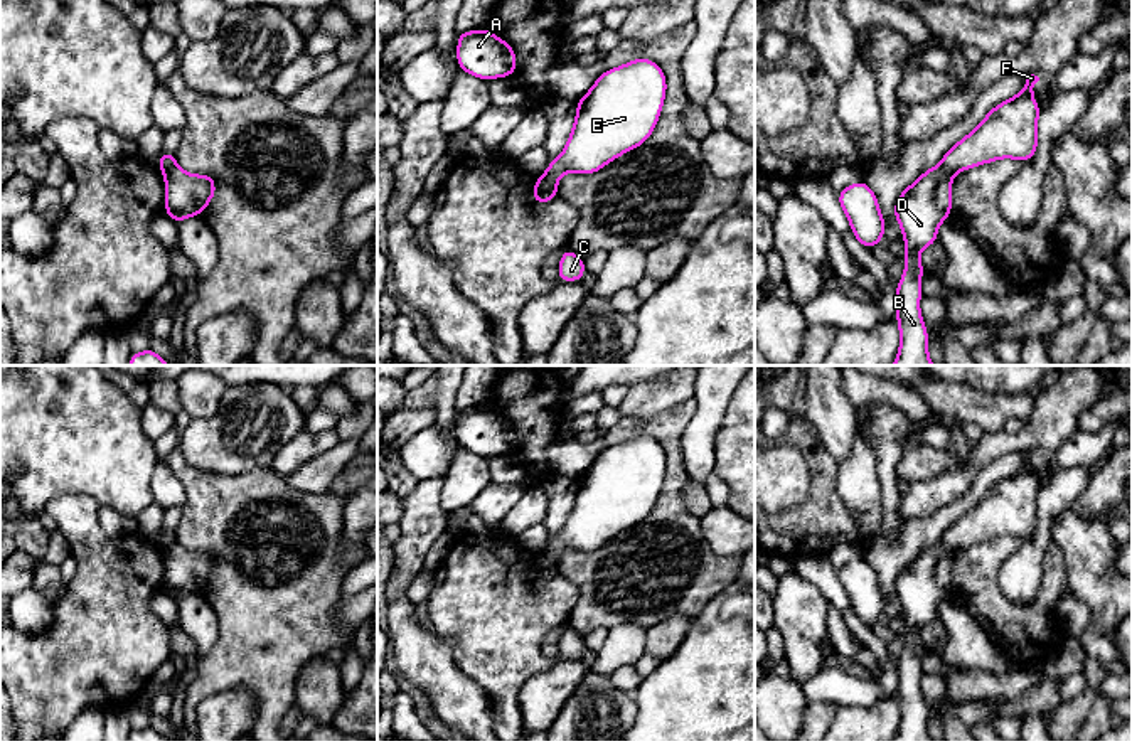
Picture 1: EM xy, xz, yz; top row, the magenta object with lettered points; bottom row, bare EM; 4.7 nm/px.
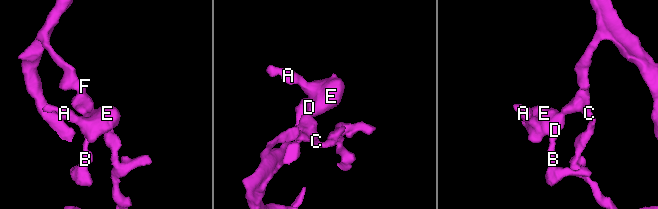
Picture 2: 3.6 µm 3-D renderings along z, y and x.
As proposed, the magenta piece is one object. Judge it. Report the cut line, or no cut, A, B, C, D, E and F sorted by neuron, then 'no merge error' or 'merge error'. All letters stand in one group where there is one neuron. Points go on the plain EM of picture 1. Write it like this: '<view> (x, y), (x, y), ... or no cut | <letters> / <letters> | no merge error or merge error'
xy (176, 541), (164, 549) | A B D E / C F | merge error

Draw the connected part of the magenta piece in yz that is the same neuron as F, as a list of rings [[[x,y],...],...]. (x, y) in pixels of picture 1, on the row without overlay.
[[[1034,451],[1024,453],[1026,461],[1014,475],[994,483],[967,514],[945,529],[942,544],[952,554],[1001,536],[1033,539],[1041,490],[1033,465],[1039,455]]]

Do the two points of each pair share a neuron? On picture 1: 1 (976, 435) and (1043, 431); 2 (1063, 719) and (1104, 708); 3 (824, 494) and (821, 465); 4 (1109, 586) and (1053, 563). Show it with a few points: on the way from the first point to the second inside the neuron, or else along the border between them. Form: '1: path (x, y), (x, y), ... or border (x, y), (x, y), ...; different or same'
1: border (986, 433), (972, 448); different
2: border (1097, 696), (1082, 723); different
3: path (822, 487), (822, 472); same
4: border (1051, 541), (1062, 554), (1067, 585), (1073, 593); different

